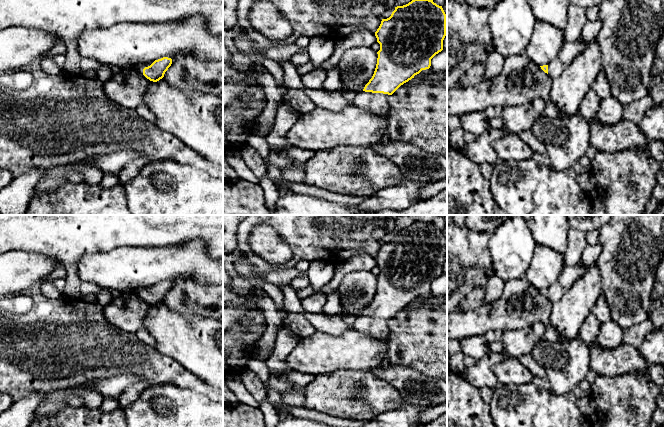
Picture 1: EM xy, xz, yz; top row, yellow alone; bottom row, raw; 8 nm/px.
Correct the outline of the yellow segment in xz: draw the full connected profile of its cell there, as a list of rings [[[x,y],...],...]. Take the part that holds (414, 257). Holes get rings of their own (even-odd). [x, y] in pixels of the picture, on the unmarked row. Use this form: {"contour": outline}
{"contour": [[[414,223],[395,231],[389,242],[382,243],[375,256],[380,274],[374,298],[352,327],[374,339],[389,341],[389,321],[422,294],[430,292],[431,283],[443,274],[446,253],[446,238],[433,224]]]}

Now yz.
{"contour": [[[579,263],[573,266],[564,265],[557,280],[547,289],[540,291],[551,302],[557,302],[578,279],[582,278],[590,270],[591,267],[592,266],[585,267]]]}

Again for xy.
{"contour": [[[163,281],[161,283],[135,289],[135,293],[147,303],[157,306],[164,301],[165,296],[172,288],[172,283]]]}

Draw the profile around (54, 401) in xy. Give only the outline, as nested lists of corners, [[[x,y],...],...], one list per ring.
[[[85,383],[72,387],[53,390],[46,394],[45,400],[36,409],[34,420],[52,418],[60,413],[65,405],[70,405],[70,397],[78,395],[84,401],[84,407],[98,409],[103,403],[104,396],[93,388],[87,388]]]

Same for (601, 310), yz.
[[[602,293],[596,304],[593,307],[592,314],[594,314],[600,323],[605,323],[612,320],[612,315],[606,301],[605,295]]]

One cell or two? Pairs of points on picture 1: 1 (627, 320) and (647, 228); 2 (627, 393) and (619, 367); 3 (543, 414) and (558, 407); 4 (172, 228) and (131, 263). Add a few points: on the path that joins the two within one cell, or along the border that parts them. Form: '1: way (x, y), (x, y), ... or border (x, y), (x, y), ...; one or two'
1: way (628, 297), (628, 270), (630, 268), (631, 251); one
2: border (644, 372), (632, 371), (616, 376), (598, 376); two
3: way (547, 414), (554, 411); one
4: border (127, 246), (175, 246); two

